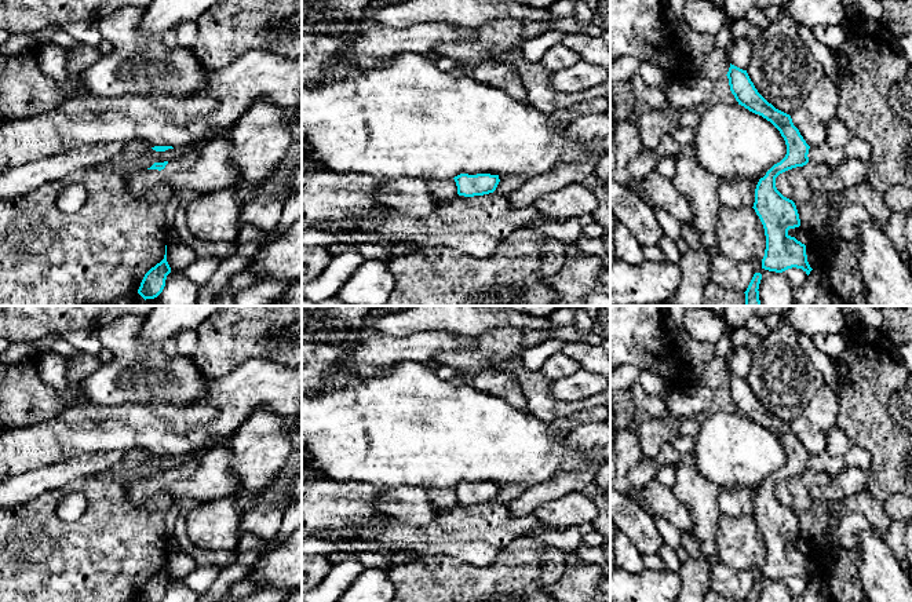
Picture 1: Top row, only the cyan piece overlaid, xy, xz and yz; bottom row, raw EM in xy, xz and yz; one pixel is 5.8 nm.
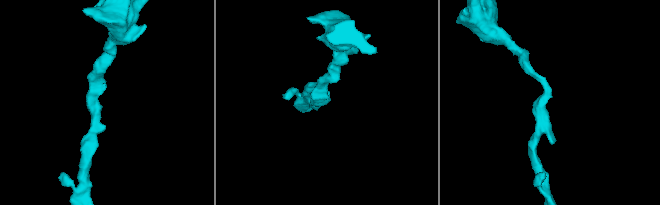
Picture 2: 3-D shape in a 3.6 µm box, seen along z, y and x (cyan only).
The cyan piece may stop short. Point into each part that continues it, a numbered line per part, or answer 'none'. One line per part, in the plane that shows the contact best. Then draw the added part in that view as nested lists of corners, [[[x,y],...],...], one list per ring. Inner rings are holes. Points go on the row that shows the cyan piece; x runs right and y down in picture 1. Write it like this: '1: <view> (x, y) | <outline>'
none

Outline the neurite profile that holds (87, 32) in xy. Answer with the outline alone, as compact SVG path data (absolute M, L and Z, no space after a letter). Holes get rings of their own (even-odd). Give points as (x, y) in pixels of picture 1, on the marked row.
M74 22L63 25L63 30L73 36L76 41L85 43L91 47L99 47L99 44L103 41L98 22Z

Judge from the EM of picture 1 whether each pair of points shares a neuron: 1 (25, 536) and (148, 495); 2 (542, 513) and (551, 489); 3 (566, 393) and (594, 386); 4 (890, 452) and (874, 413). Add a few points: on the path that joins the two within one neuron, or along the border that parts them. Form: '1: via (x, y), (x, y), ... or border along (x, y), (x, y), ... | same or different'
1: border along (123, 488), (132, 503), (160, 511) | different
2: border along (576, 491), (547, 500), (532, 513) | different
3: via (573, 390), (587, 386) | same
4: via (886, 442), (874, 429), (874, 423) | same

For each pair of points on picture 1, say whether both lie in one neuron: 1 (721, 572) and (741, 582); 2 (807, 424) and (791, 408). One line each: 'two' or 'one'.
1: one
2: two

